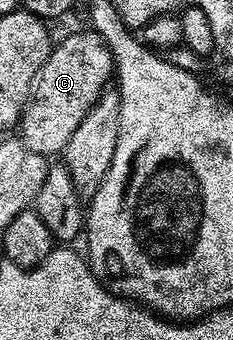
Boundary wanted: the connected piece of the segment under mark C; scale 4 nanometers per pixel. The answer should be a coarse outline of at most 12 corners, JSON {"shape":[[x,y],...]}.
{"shape":[[96,31],[52,46],[18,138],[66,152],[108,90],[111,51]]}

